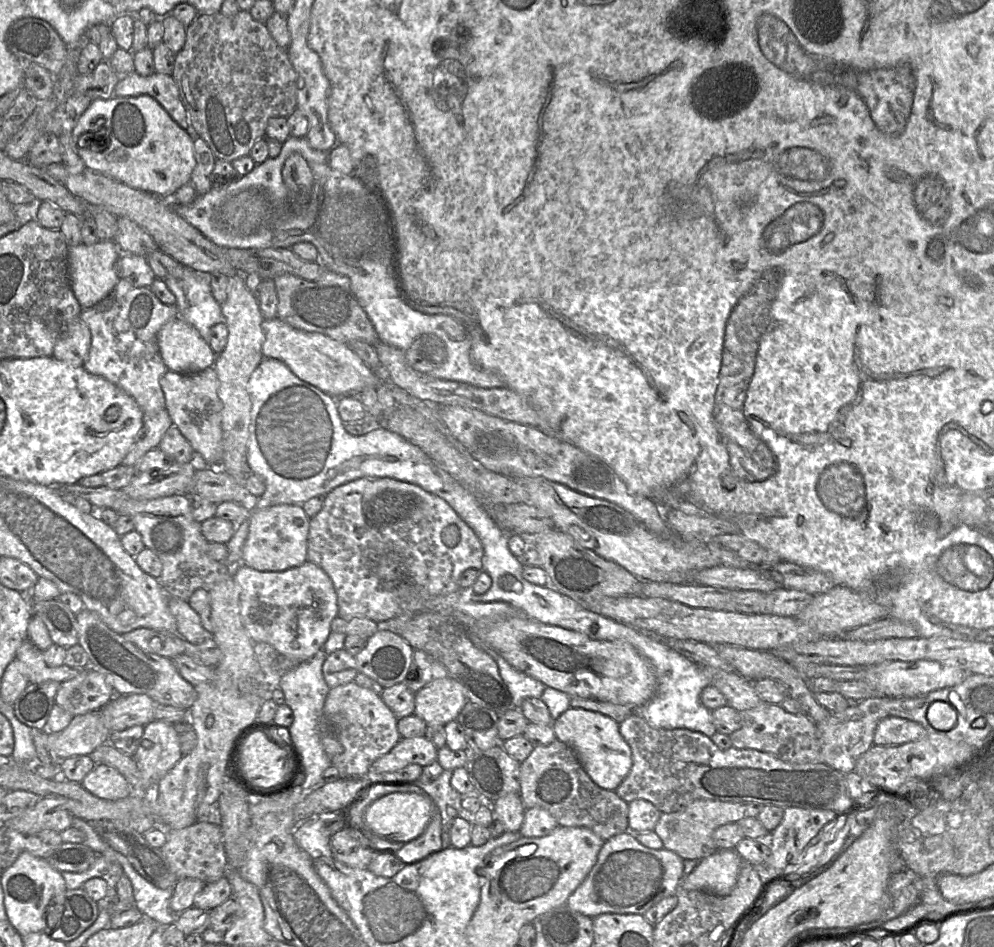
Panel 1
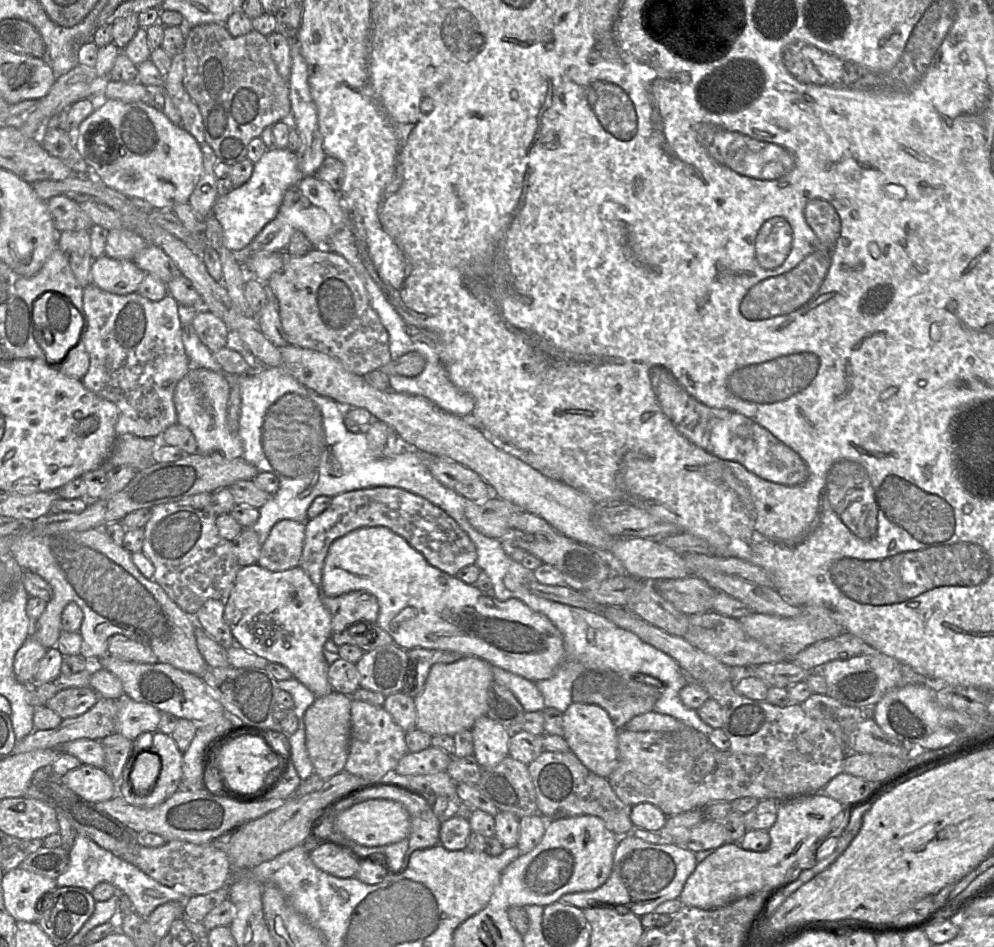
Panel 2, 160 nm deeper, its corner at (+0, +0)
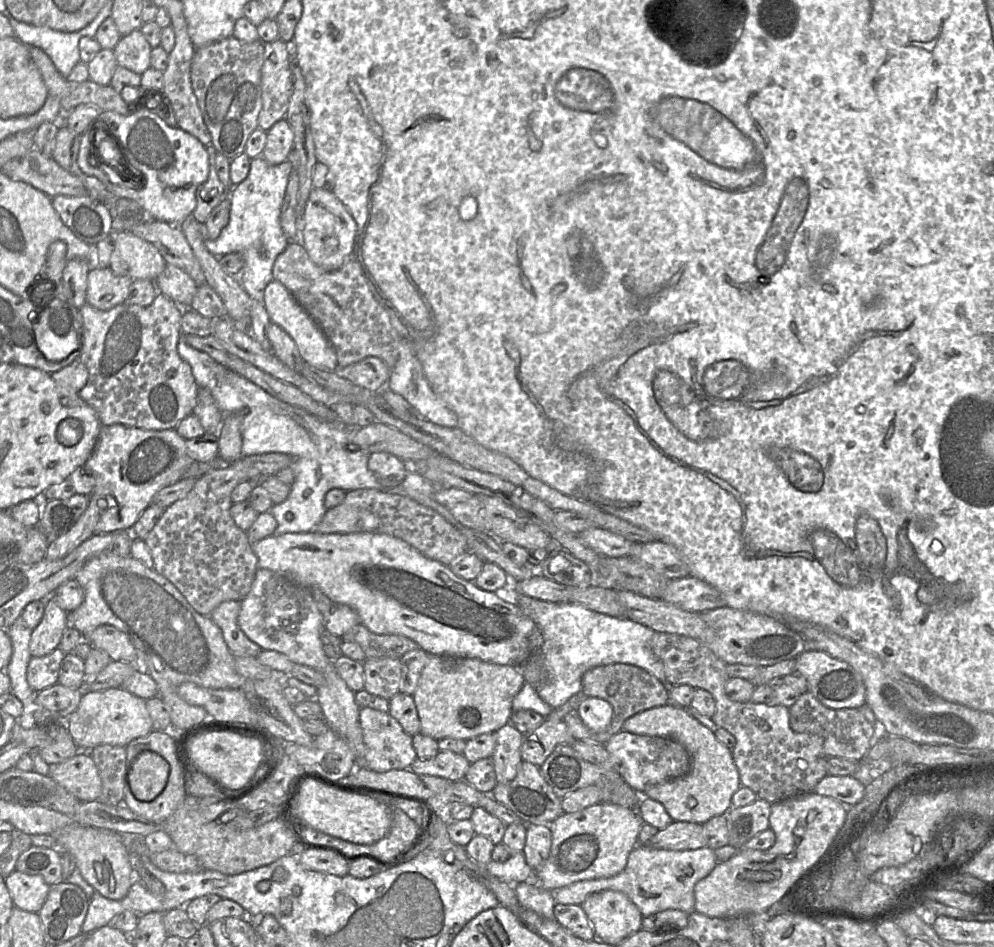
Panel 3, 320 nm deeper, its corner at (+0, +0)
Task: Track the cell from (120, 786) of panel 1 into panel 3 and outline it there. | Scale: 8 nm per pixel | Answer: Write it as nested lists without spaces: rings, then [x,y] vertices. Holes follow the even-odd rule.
[[[89,751],[50,765],[49,775],[81,802],[96,801],[102,792],[100,774]]]

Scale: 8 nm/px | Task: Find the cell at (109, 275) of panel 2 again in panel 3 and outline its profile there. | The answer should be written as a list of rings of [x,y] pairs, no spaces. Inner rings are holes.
[[[109,267],[91,268],[88,272],[86,303],[98,310],[110,310],[126,301],[132,282],[129,277],[116,275]]]

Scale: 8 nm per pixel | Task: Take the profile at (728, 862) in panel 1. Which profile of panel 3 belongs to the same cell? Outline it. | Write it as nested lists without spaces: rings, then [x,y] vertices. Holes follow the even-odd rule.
[[[815,792],[802,793],[770,803],[769,827],[775,833],[775,843],[766,850],[739,849],[730,859],[718,862],[714,869],[694,887],[694,911],[708,917],[731,918],[746,915],[765,915],[765,912],[810,873],[823,858],[827,849],[842,829],[847,807],[840,801]]]

